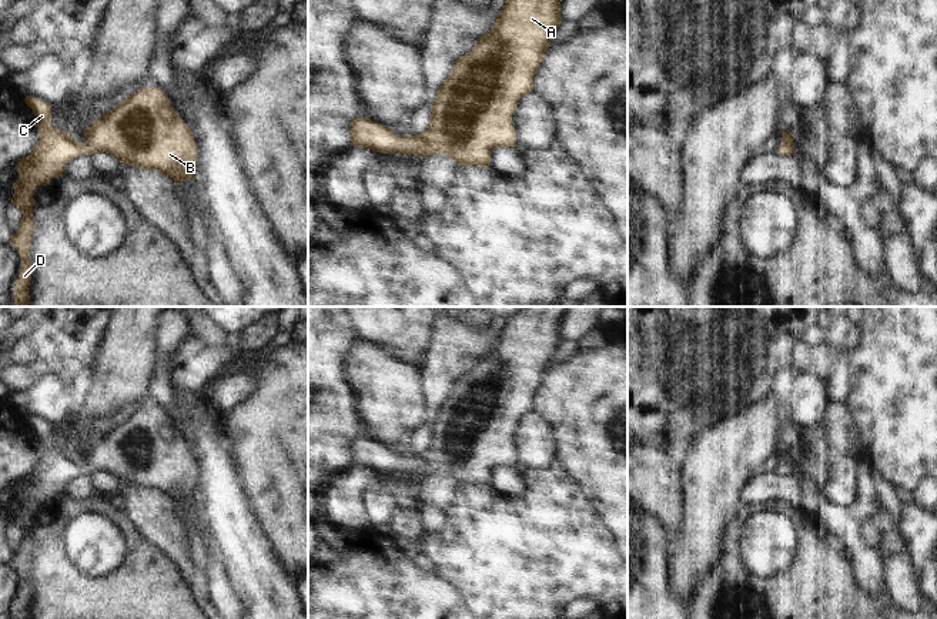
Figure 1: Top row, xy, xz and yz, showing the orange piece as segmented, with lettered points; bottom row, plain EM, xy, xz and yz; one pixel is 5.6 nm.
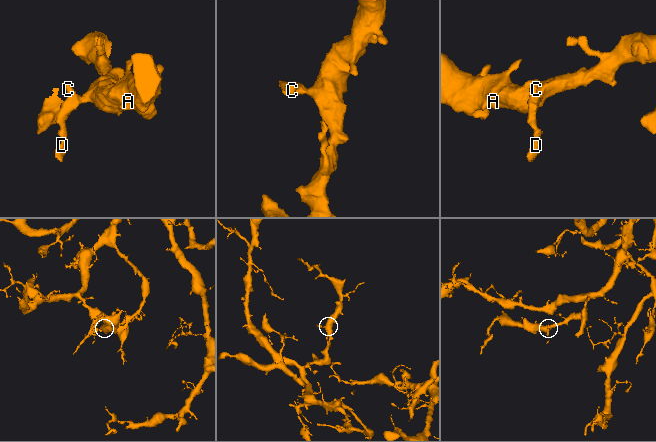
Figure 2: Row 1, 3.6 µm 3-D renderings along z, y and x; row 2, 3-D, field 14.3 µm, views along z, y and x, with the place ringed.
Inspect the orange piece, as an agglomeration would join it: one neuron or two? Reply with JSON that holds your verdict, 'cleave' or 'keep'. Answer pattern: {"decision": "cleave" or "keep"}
{"decision": "keep"}

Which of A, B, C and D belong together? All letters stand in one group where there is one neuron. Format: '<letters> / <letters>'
A B C D

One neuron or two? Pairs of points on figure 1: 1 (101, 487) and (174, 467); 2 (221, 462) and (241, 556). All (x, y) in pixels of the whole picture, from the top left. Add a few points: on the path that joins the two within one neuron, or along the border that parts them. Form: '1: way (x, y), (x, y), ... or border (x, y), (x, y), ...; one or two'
1: border (90, 474), (109, 472), (123, 484); two
2: way (221, 485), (221, 504), (236, 534); one

